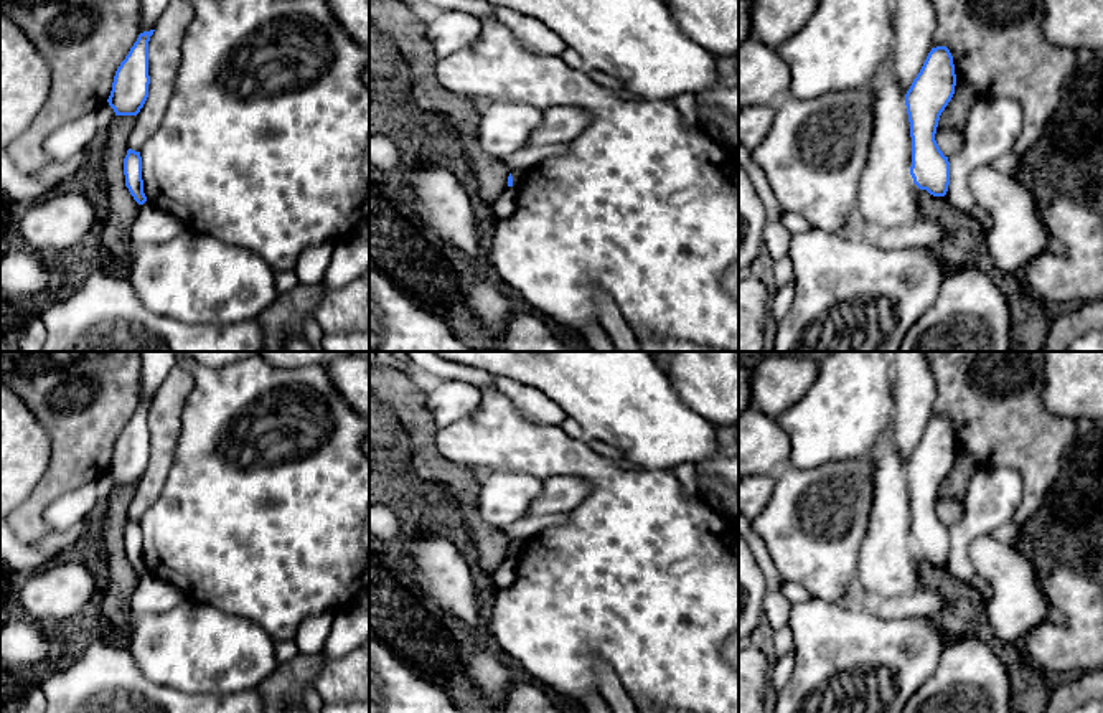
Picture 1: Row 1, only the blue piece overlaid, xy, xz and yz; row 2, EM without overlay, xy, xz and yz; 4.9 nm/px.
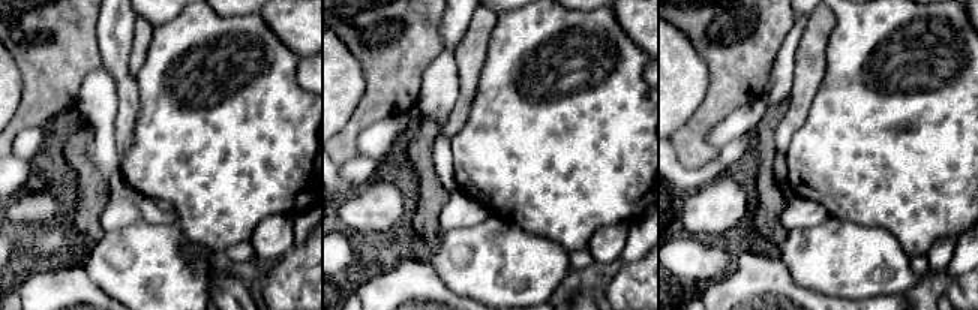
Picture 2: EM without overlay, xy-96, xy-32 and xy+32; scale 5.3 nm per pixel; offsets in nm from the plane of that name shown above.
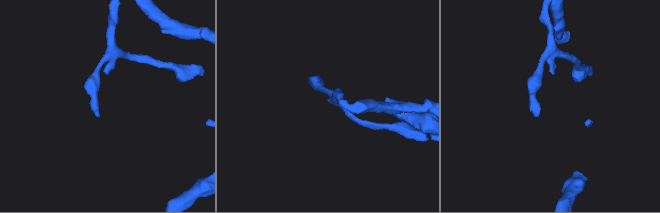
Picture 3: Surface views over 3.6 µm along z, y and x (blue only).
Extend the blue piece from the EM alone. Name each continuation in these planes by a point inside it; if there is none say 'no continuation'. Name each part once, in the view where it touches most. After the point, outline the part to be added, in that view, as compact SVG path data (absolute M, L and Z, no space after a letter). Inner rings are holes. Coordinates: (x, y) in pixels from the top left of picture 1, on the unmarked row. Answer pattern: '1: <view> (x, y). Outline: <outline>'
no continuation

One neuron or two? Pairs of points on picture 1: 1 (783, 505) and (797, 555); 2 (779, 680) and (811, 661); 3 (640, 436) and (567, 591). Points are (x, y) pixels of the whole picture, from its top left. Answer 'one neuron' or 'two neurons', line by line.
1: one neuron
2: two neurons
3: two neurons

